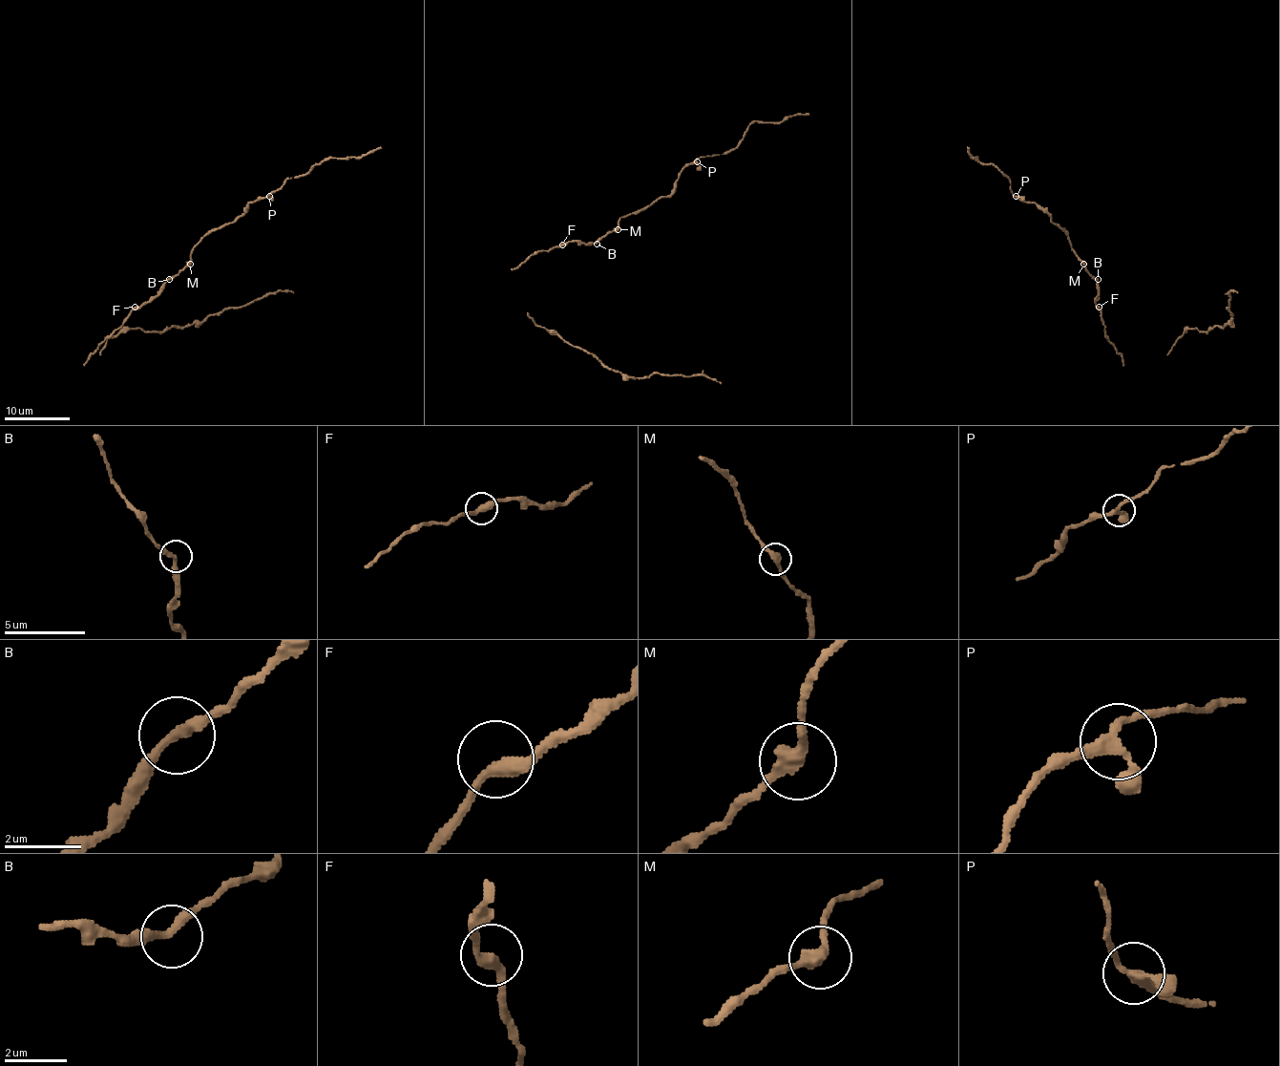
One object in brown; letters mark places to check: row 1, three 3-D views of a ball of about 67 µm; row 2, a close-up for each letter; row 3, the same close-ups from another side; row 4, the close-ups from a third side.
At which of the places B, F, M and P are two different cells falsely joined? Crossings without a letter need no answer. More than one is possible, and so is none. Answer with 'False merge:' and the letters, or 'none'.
False merge: none

